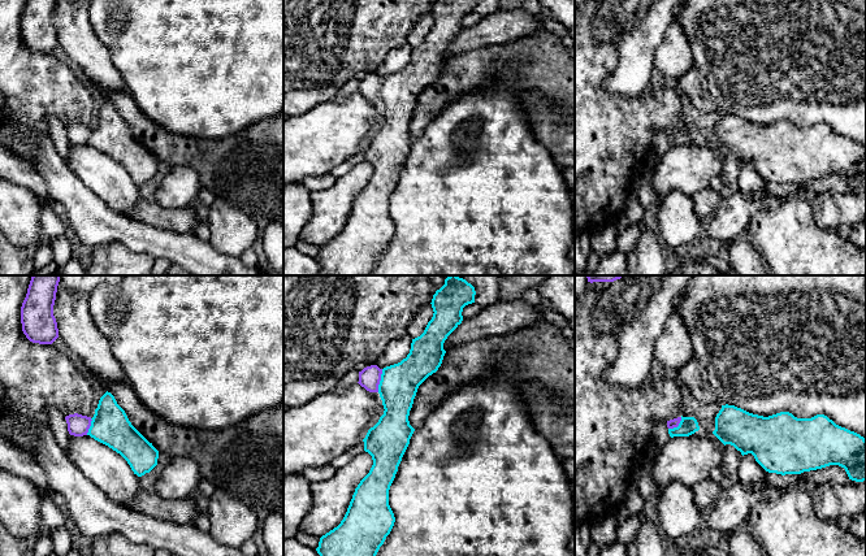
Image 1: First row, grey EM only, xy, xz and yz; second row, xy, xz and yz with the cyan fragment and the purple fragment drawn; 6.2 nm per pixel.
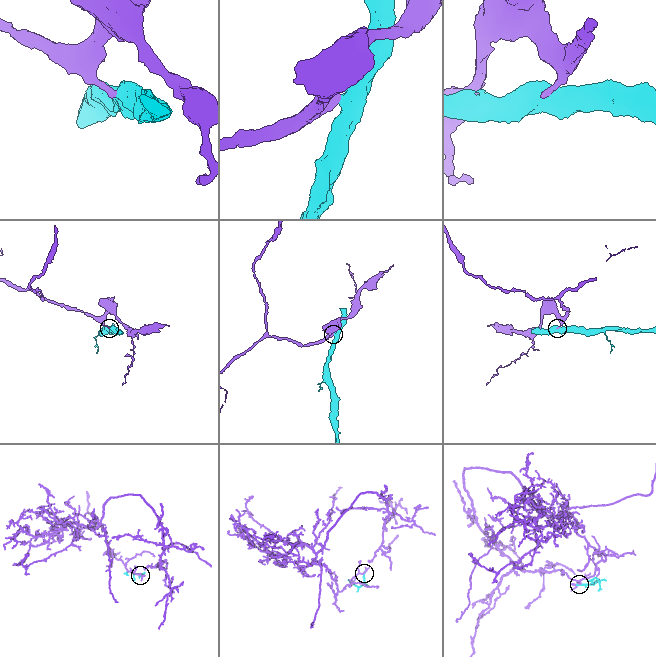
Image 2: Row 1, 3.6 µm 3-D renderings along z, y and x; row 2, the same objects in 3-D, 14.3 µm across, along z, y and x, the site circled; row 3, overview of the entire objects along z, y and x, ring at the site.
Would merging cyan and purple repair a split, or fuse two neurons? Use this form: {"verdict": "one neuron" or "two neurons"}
{"verdict": "two neurons"}

